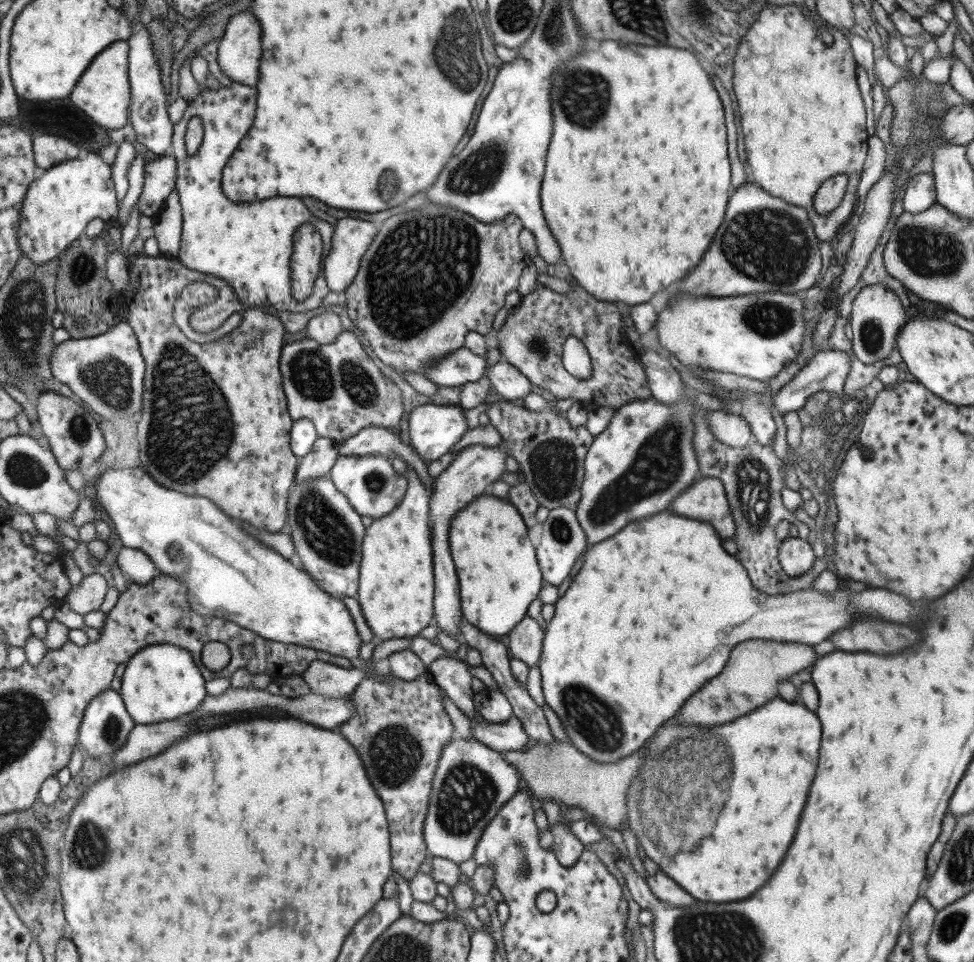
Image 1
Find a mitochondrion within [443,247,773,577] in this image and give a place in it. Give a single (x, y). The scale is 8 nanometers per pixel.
(658, 465)

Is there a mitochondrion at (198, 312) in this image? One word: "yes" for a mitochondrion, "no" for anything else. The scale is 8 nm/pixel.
yes

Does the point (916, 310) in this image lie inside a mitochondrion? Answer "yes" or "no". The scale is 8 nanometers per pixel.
no

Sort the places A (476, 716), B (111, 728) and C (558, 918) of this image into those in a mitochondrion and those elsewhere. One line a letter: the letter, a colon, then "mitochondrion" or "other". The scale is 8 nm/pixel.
A: other
B: mitochondrion
C: other

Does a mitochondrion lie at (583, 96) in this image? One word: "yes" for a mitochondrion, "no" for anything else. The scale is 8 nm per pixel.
yes

